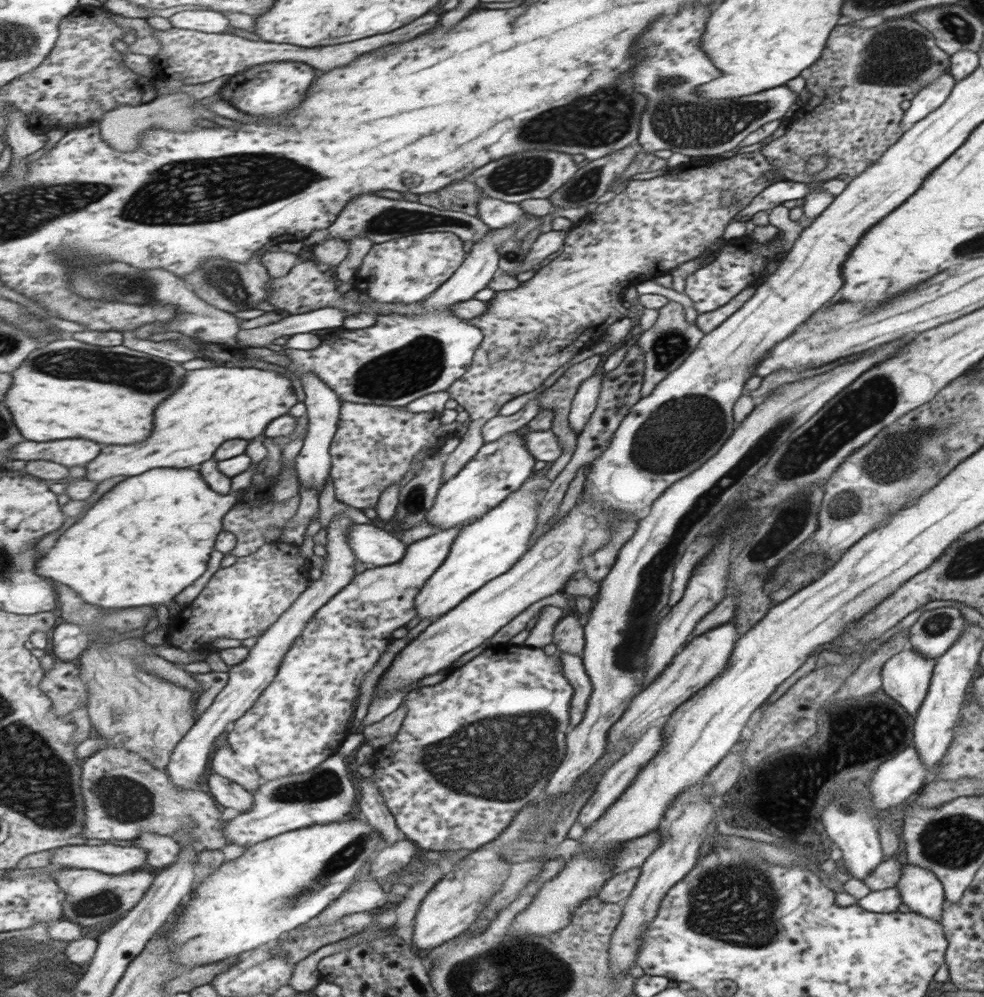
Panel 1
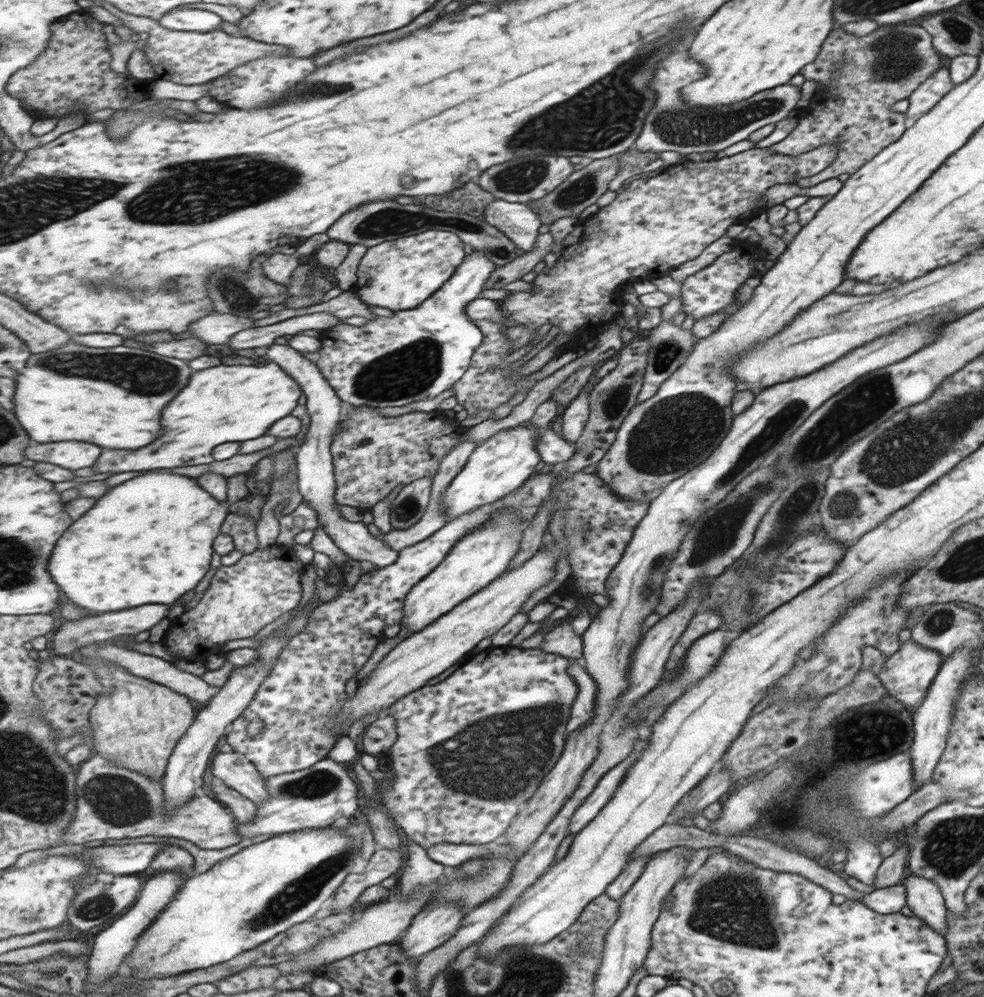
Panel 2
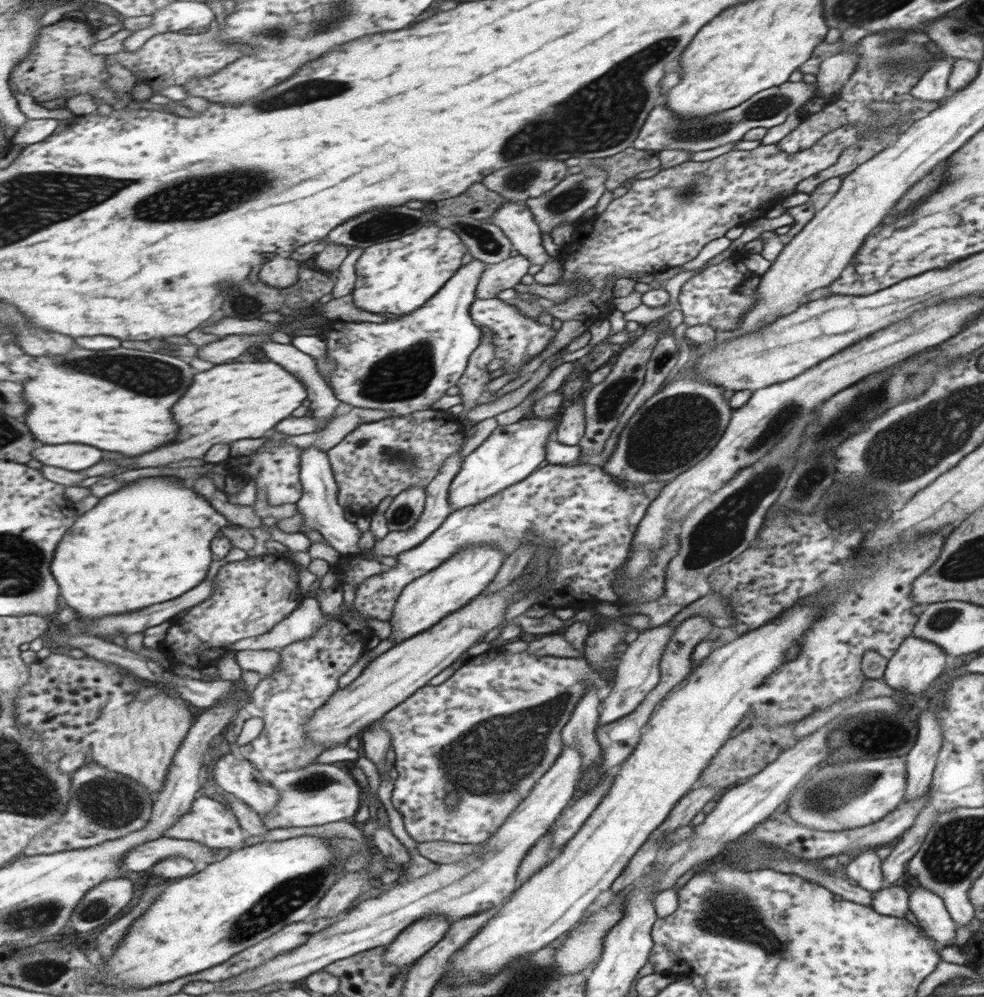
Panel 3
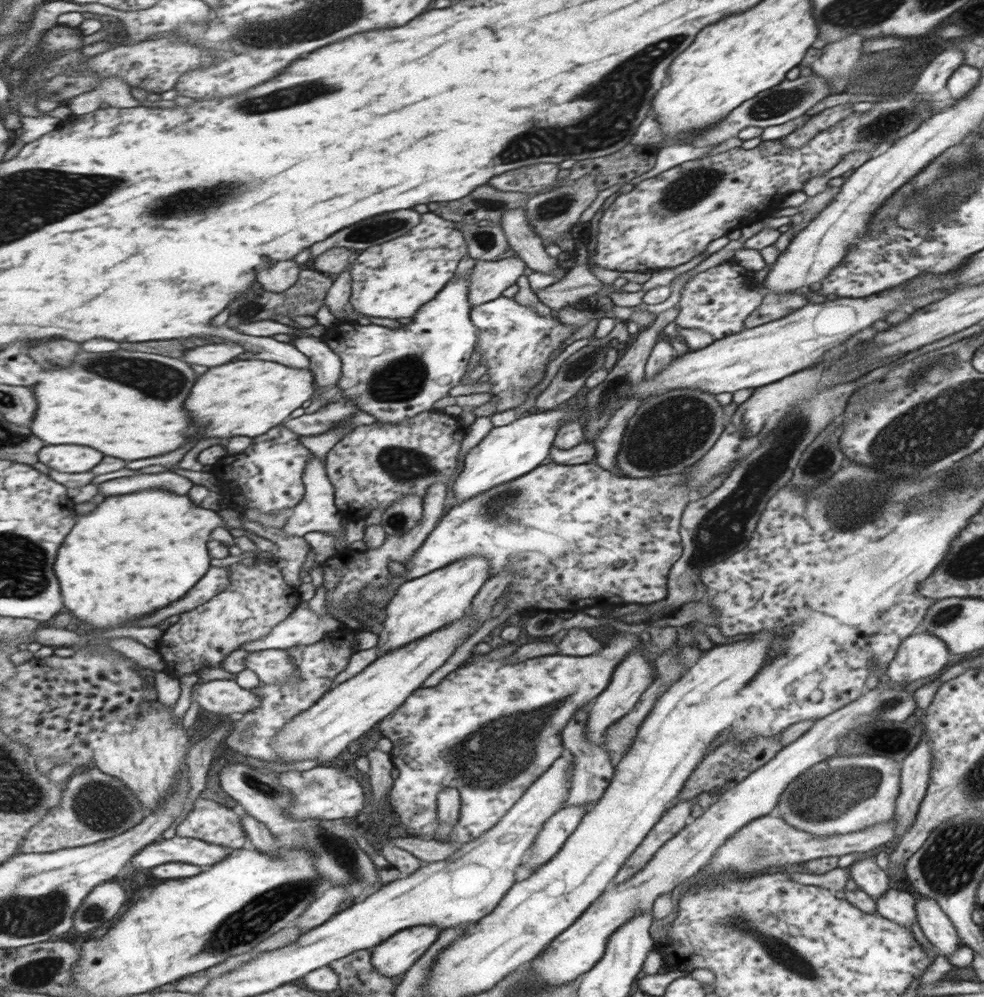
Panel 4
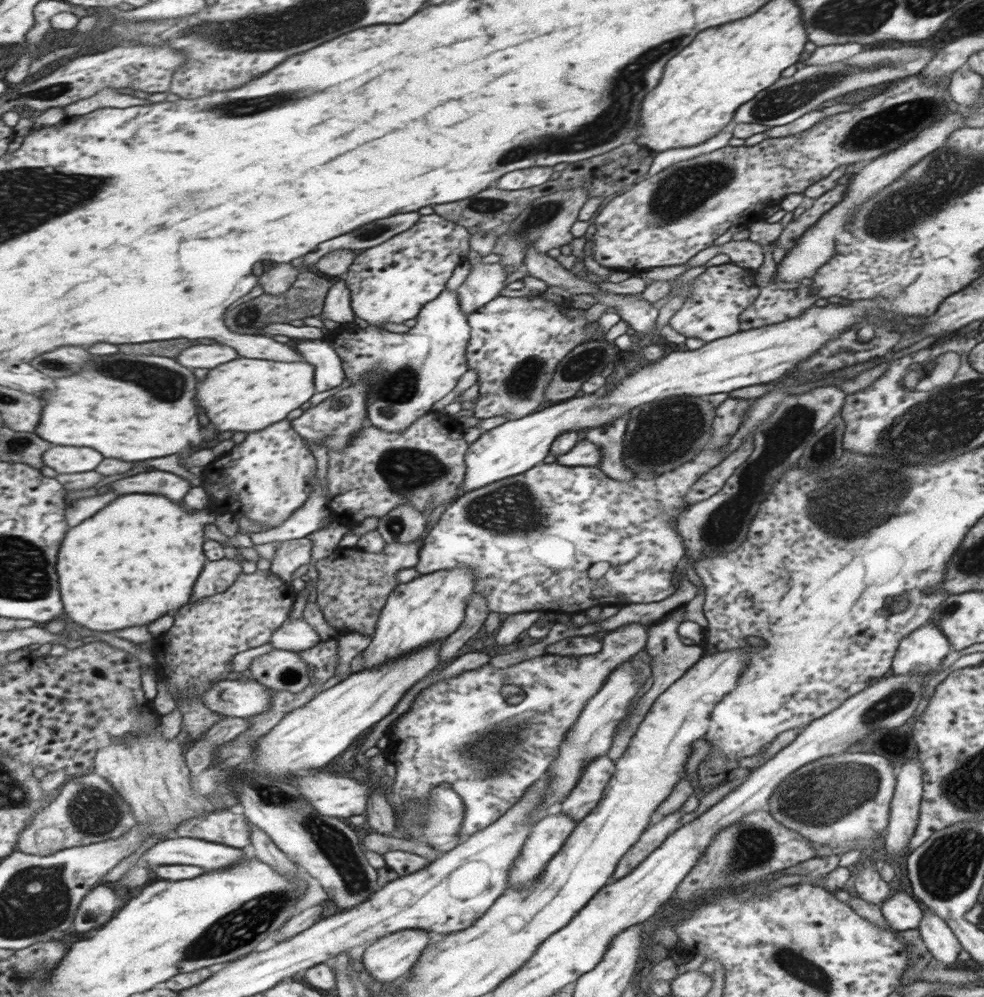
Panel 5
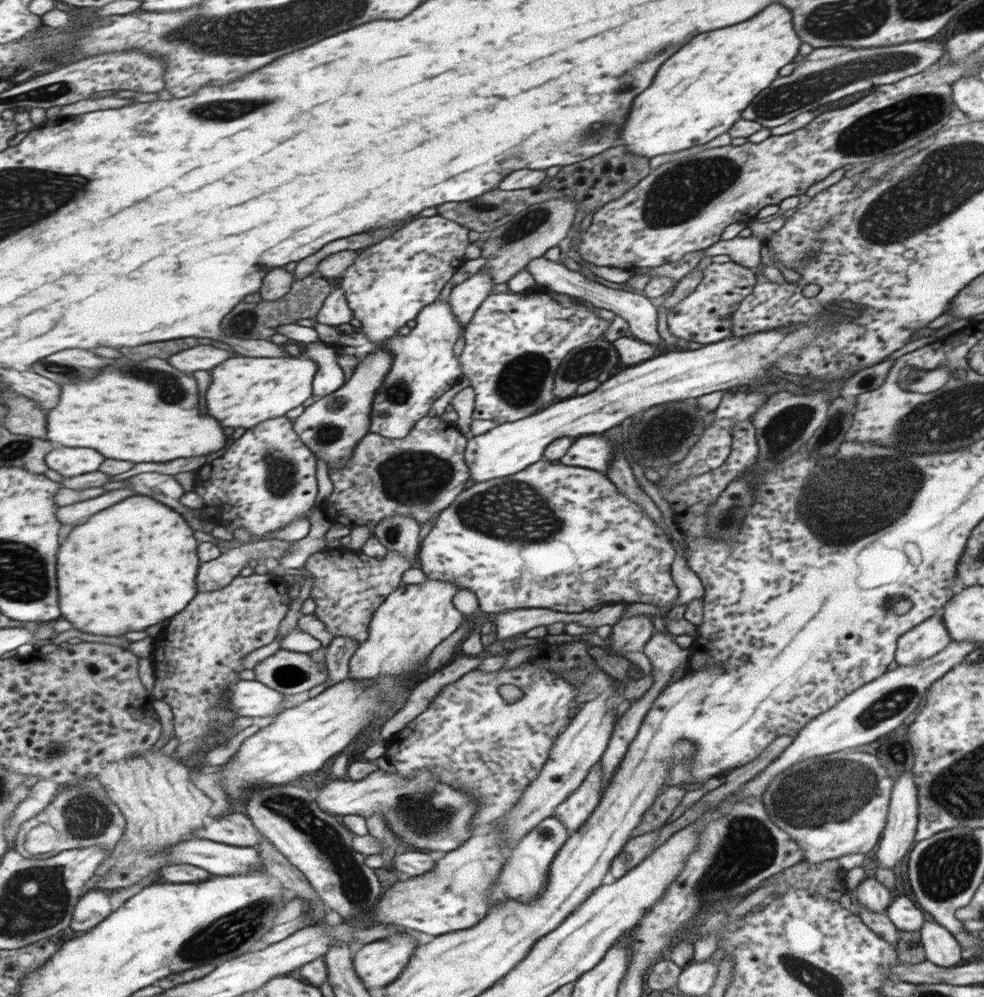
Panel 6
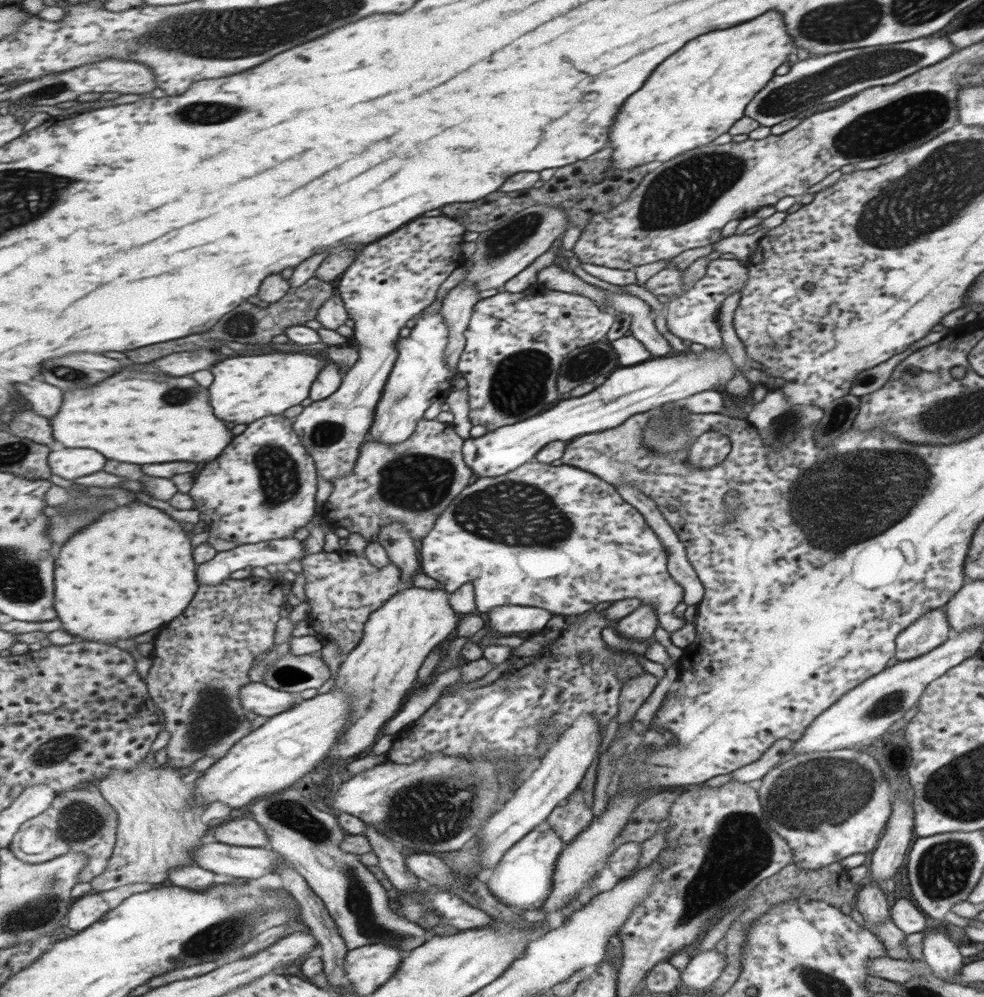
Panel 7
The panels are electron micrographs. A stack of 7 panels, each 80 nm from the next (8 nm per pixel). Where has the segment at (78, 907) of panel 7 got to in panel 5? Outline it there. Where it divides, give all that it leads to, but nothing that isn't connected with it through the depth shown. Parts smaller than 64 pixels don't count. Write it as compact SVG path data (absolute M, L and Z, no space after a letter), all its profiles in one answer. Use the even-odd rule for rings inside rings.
M99 884L83 899L75 919L75 928L79 932L89 932L105 926L116 914L119 904L123 904L117 892L111 888L114 884Z

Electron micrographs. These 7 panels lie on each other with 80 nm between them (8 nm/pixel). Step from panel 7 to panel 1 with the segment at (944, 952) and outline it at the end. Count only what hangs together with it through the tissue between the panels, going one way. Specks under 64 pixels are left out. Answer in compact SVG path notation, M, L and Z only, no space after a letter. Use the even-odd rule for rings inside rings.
M903 857L900 860L901 876L894 887L901 902L911 912L940 922L945 903L941 881L929 869L909 864Z

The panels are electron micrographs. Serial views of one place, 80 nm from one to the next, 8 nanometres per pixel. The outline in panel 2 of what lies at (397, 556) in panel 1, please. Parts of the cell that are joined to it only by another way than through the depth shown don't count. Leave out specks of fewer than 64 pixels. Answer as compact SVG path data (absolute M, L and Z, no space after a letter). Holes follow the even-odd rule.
M274 344L270 347L269 356L267 356L266 360L287 368L286 371L298 381L307 398L305 405L311 420L308 432L305 434L304 443L296 453L296 469L299 474L298 488L303 496L302 502L307 502L317 512L317 520L319 520L320 524L323 524L327 536L345 555L360 562L366 561L377 568L392 564L392 562L395 562L398 552L391 550L389 546L385 546L379 540L379 537L371 536L365 523L349 522L349 520L345 520L341 516L341 512L338 510L332 442L334 441L334 434L336 434L336 430L340 426L340 422L342 422L342 398L329 384L321 369L313 360L305 358L304 353L301 354L301 351L295 350L289 344L285 344L285 346Z

